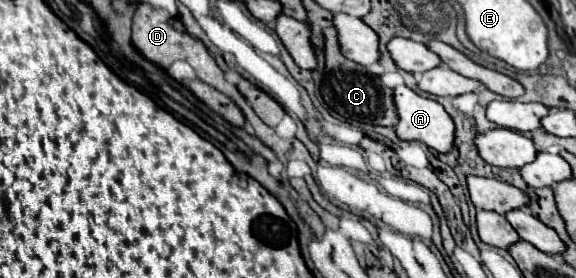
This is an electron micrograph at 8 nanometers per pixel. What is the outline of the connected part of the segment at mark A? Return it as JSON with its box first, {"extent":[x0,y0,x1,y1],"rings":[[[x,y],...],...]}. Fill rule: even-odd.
{"extent":[395,84,455,152],"rings":[[[405,84],[395,88],[395,104],[399,112],[399,124],[395,126],[395,132],[401,140],[419,140],[427,144],[435,152],[451,152],[455,146],[455,124],[453,118],[445,112],[445,108],[431,98],[423,98],[415,94],[411,88]]]}

